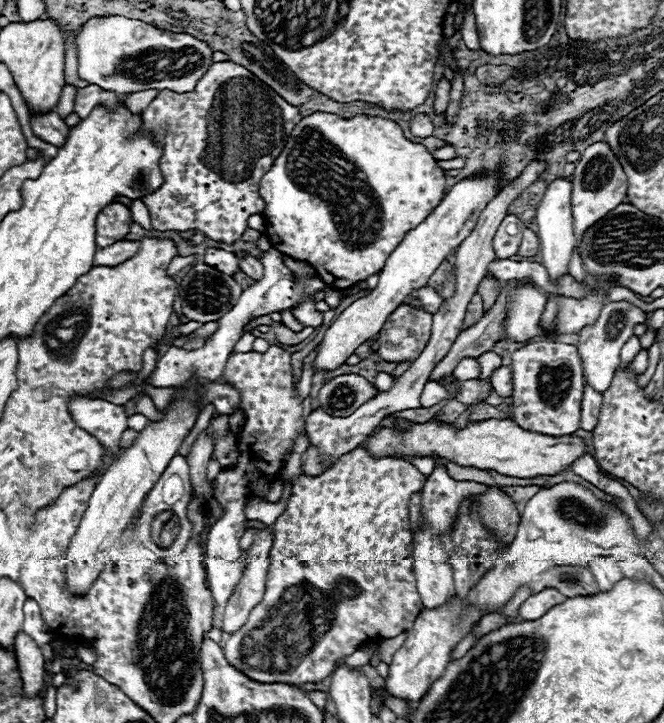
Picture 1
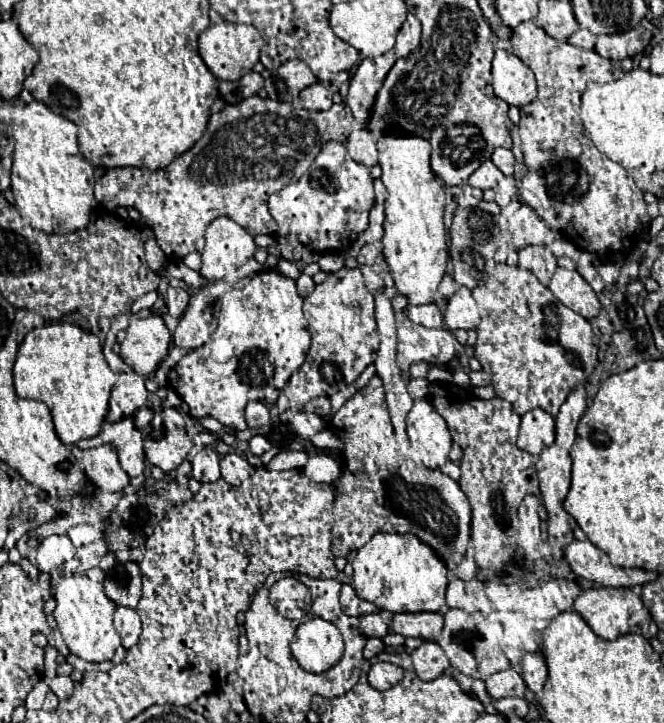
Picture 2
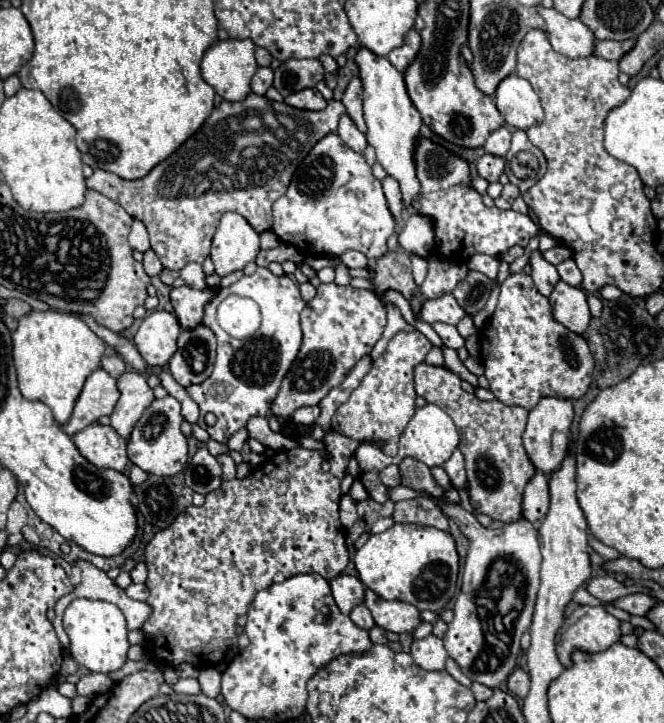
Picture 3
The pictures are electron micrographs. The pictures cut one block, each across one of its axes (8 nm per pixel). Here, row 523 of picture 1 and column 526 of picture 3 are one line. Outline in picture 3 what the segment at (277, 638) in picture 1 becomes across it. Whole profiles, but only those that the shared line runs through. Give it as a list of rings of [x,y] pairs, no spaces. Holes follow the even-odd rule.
[[[524,272],[512,274],[500,286],[498,306],[482,342],[482,360],[490,392],[506,406],[522,406],[526,410],[532,410],[544,396],[568,400],[584,396],[594,370],[586,340],[552,318],[548,298],[534,288],[532,278]]]

